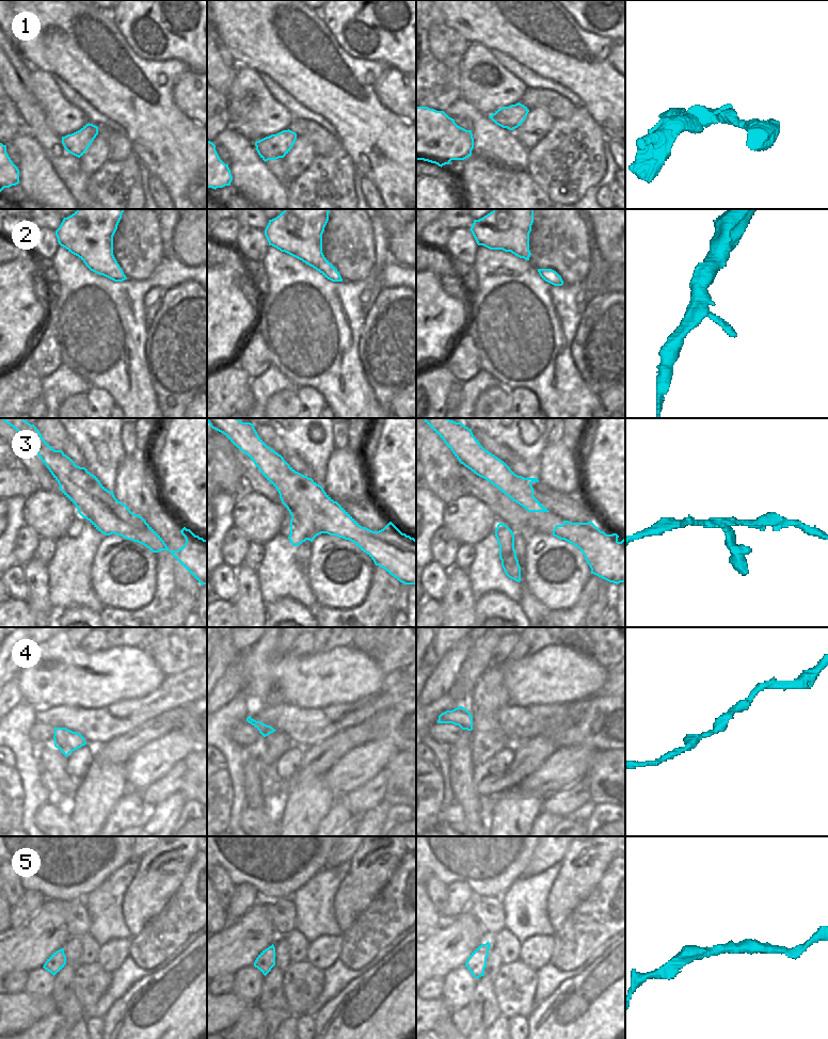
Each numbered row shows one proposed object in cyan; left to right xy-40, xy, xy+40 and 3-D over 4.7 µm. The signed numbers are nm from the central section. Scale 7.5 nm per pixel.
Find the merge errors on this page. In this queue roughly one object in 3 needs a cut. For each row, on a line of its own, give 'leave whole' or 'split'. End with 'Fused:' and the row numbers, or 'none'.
1: leave whole
2: leave whole
3: leave whole
4: leave whole
5: leave whole
Fused: none

